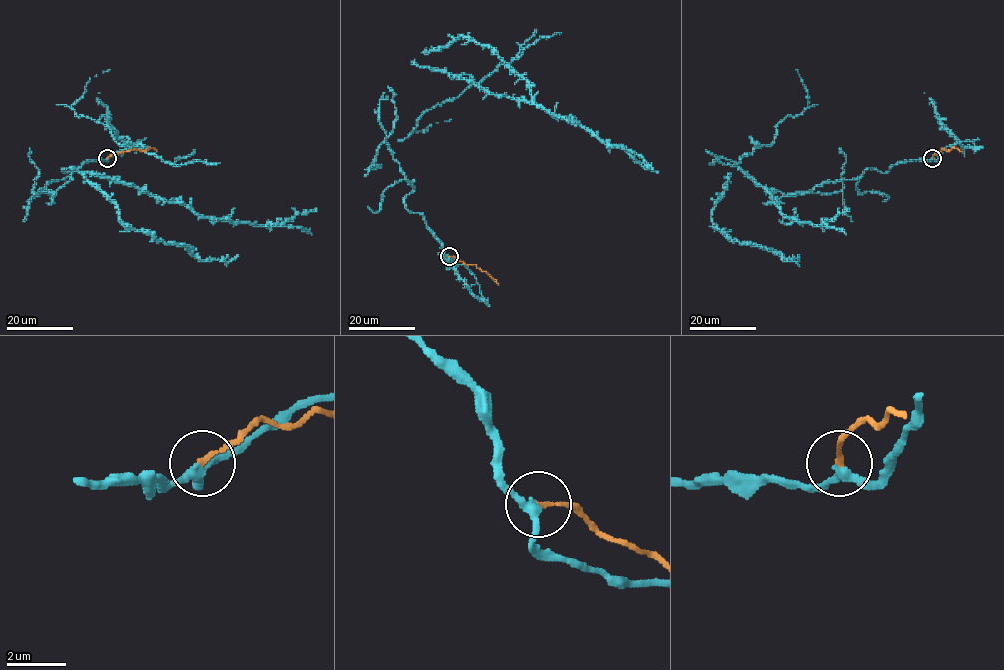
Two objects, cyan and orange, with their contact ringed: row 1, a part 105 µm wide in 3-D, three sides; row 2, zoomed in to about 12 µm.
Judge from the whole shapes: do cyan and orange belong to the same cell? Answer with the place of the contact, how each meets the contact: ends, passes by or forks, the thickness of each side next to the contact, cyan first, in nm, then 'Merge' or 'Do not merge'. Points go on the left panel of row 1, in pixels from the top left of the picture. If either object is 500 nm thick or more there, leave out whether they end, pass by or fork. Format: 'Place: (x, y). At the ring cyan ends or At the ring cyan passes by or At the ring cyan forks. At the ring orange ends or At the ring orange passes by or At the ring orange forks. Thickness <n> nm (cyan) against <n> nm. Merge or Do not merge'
Place: (107, 158). At the ring cyan passes by. At the ring orange ends. Thickness 280 nm (cyan) against 180 nm. Do not merge

